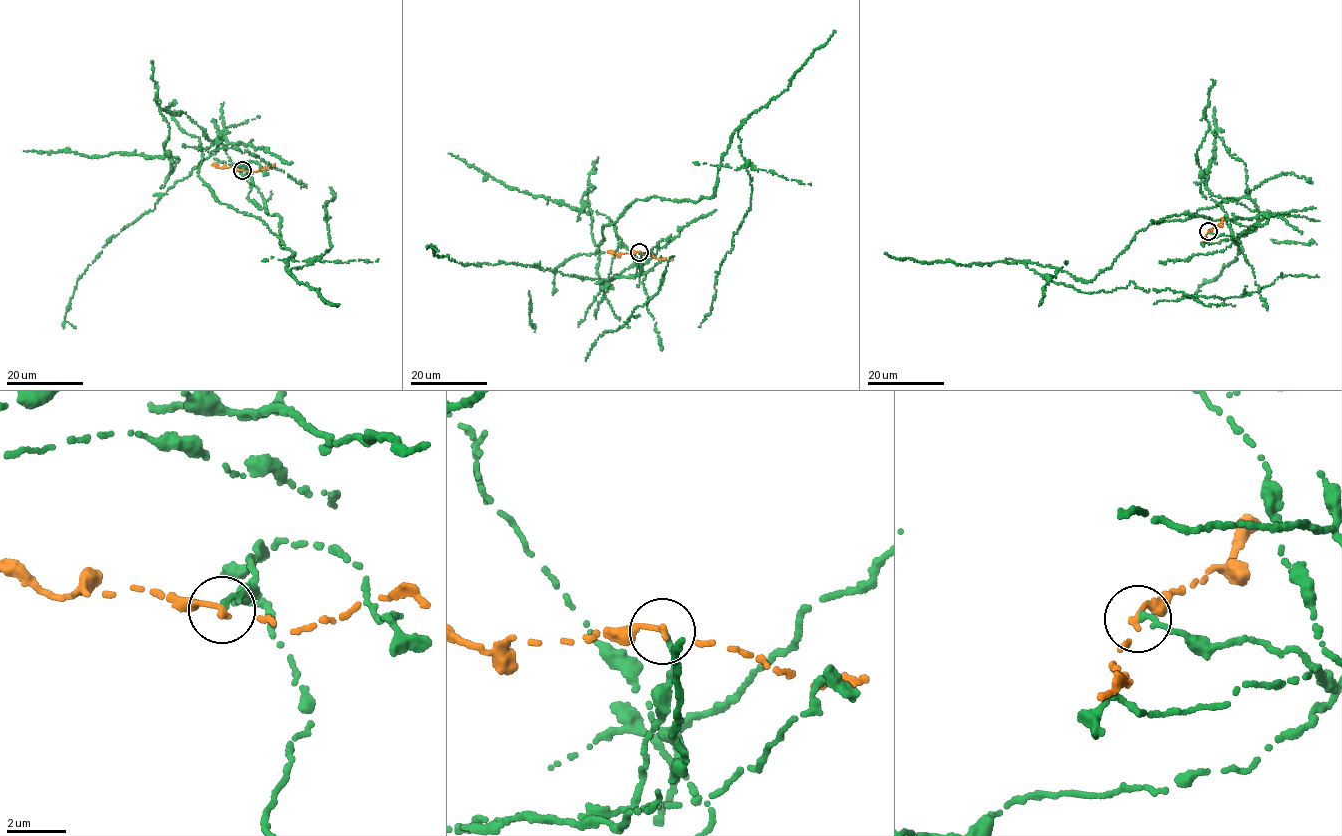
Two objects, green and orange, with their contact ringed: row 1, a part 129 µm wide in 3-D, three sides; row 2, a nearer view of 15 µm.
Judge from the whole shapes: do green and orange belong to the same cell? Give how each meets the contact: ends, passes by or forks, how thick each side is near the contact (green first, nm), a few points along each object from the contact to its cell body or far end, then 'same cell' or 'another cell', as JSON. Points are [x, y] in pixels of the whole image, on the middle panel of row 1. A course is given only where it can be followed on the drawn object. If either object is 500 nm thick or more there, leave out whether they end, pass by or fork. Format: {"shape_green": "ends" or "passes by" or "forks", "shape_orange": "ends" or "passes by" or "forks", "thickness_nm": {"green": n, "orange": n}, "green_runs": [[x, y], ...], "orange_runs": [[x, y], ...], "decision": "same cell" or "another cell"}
{"shape_green": "ends", "shape_orange": "passes by", "thickness_nm": {"green": 180, "orange": 160}, "green_runs": [[639, 252], [634, 275], [601, 289], [602, 226], [638, 198], [712, 197], [738, 128], [750, 208], [698, 326]], "orange_runs": [[639, 252], [658, 259], [673, 259]], "decision": "another cell"}

